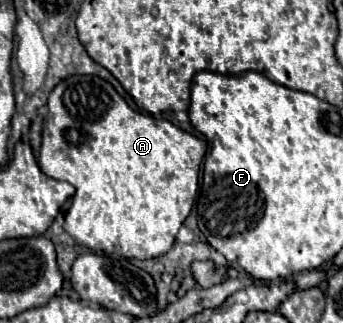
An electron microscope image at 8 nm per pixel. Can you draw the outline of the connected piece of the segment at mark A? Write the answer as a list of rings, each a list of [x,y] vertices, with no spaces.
[[[69,76],[65,78],[65,82],[59,82],[51,94],[49,94],[49,102],[47,102],[47,116],[45,116],[45,124],[43,124],[43,142],[41,142],[41,150],[39,150],[39,166],[41,170],[57,180],[65,180],[69,184],[73,184],[77,188],[71,208],[65,214],[65,232],[71,234],[81,246],[87,246],[91,250],[97,252],[105,252],[105,254],[117,254],[123,258],[137,258],[137,260],[149,260],[155,256],[161,256],[165,252],[171,250],[175,236],[181,228],[181,224],[185,222],[185,218],[189,216],[199,189],[199,168],[203,162],[203,156],[207,152],[207,144],[205,140],[187,134],[185,130],[173,126],[171,122],[164,119],[155,119],[152,115],[135,112],[133,108],[129,108],[129,104],[115,92],[115,88],[105,82],[103,78],[97,76]]]

